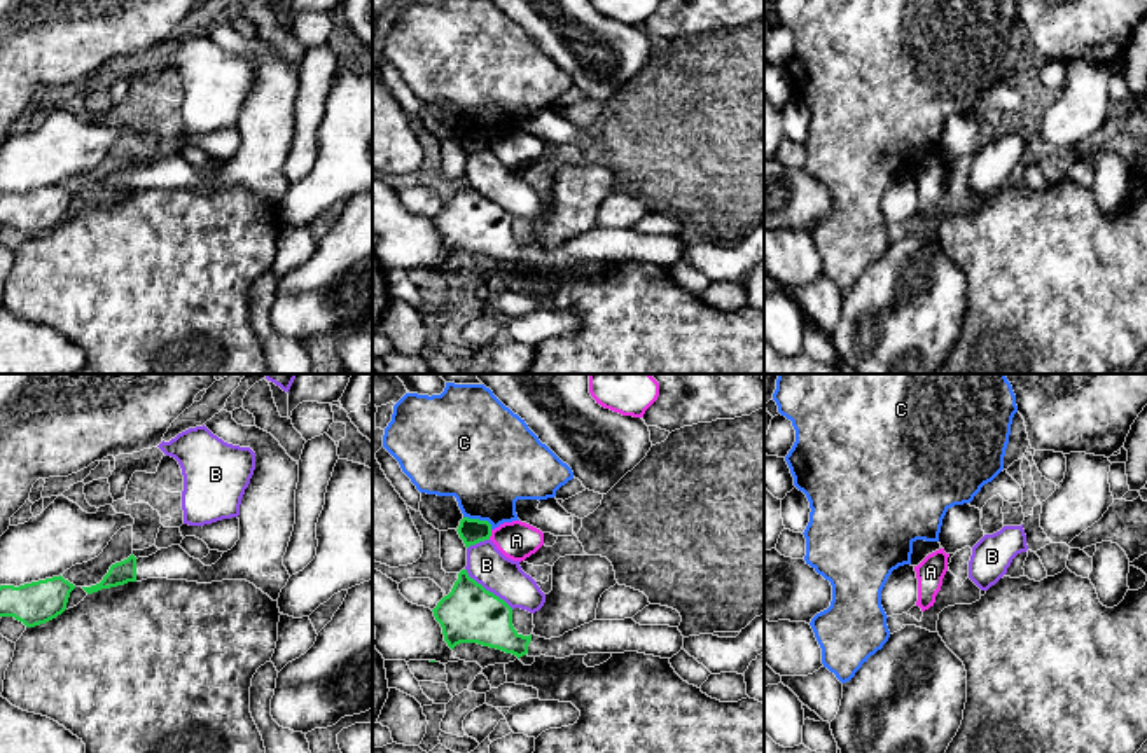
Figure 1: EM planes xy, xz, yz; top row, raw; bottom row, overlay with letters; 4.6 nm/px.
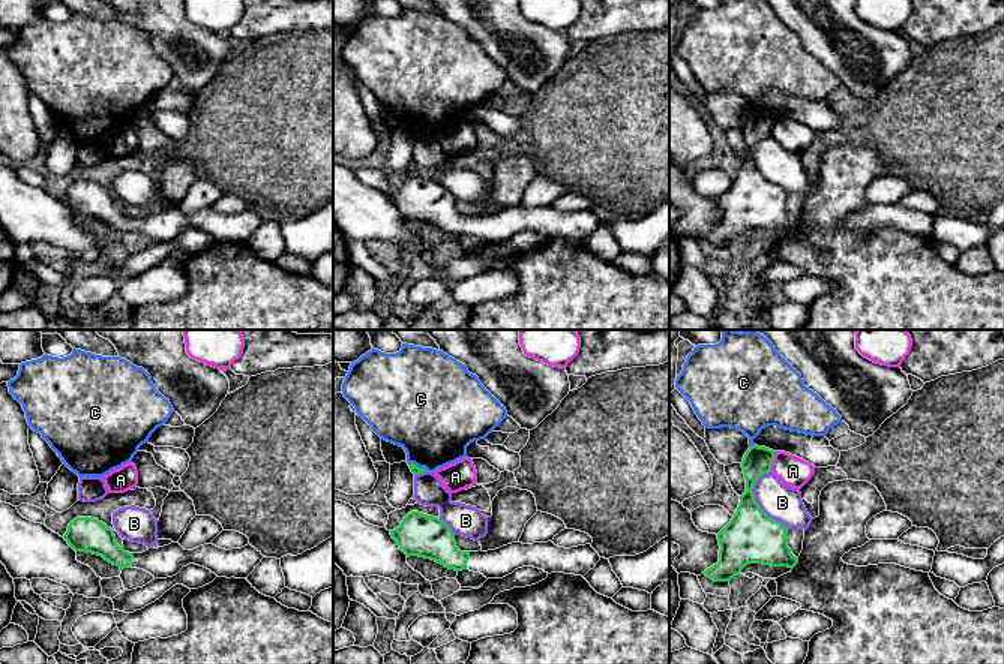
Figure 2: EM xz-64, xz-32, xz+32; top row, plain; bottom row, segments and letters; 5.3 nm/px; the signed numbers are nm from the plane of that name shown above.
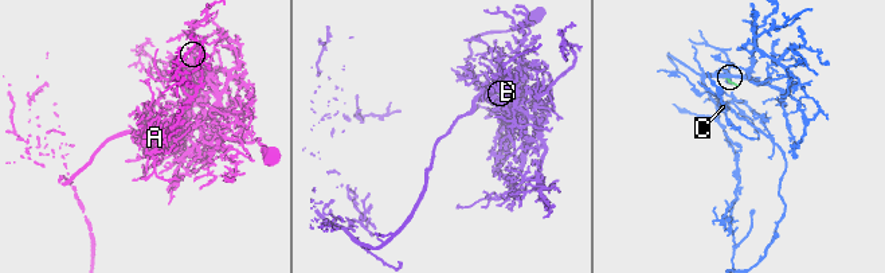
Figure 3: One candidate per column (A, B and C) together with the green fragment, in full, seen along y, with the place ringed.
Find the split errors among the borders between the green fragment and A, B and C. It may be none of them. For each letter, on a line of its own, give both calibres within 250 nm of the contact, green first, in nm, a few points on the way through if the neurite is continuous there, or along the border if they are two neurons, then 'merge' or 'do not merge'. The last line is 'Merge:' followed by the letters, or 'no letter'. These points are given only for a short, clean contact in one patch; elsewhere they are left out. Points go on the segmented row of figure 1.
A: 120/180 nm | do not merge
B: 280/180 nm | do not merge
C: 120/400 nm | do not merge
Merge: no letter

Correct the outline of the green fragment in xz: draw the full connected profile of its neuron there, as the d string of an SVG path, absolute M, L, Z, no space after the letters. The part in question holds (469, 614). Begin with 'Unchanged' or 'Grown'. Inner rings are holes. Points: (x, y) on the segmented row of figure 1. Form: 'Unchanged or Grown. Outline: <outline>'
Grown. Outline: M467 570L458 573L451 592L432 611L451 650L460 643L477 643L518 659L624 652L671 659L684 646L678 627L640 625L633 618L593 620L551 639L523 636L512 625L512 608L470 578Z

